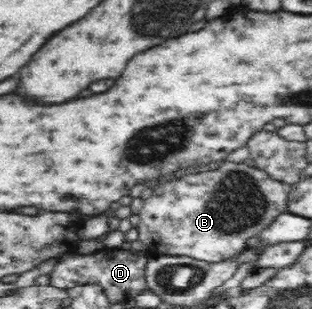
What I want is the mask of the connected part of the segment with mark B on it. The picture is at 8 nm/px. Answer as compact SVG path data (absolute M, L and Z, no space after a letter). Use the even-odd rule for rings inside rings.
M225 160L216 170L193 172L157 185L140 210L140 242L153 254L190 256L217 264L239 258L251 246L249 242L273 225L275 218L287 212L289 188L273 180L266 172L245 163Z

